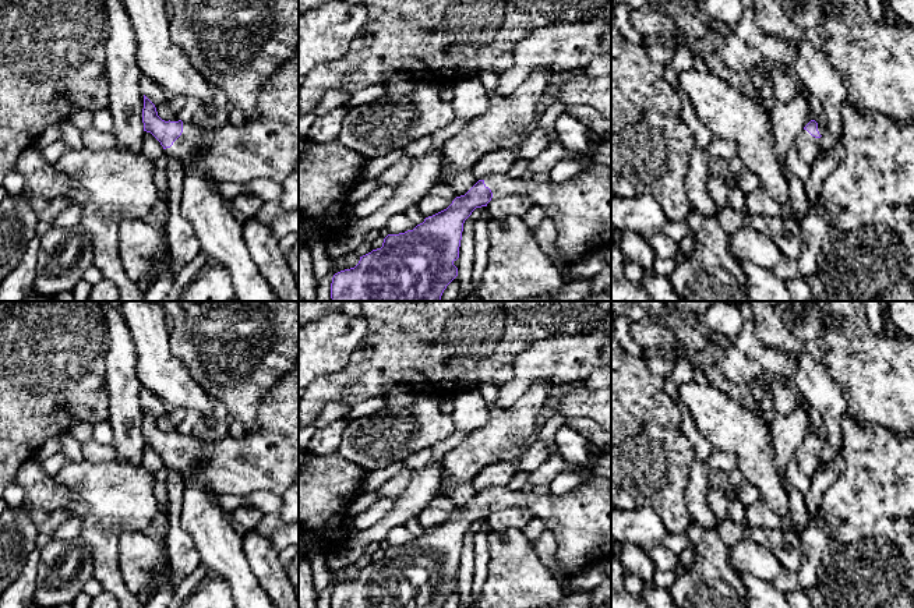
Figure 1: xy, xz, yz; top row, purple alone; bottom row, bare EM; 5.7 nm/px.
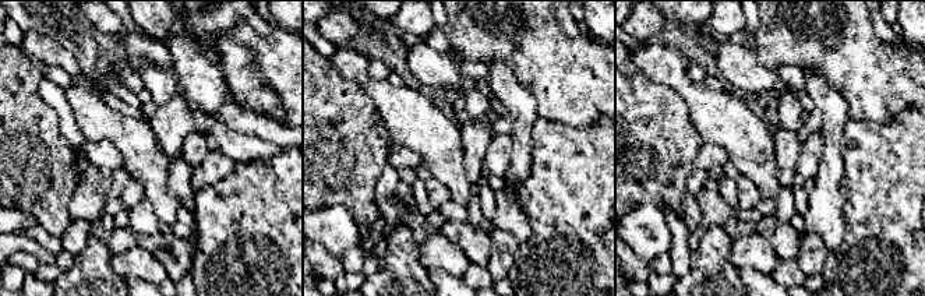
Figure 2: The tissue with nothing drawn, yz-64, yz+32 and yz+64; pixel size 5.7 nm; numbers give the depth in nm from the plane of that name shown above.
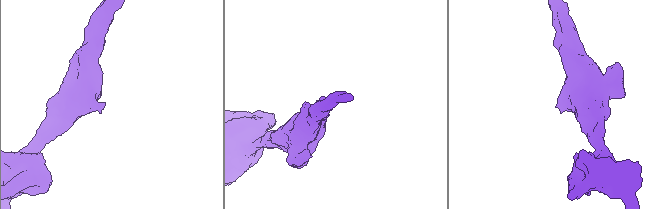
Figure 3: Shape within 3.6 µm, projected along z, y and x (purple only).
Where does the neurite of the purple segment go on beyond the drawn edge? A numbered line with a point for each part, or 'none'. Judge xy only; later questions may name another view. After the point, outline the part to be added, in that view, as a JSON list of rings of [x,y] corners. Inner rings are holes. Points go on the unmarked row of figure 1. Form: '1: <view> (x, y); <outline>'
1: xy (267, 459); [[[299,361],[262,399],[255,431],[247,431],[240,439],[226,436],[220,441],[183,434],[181,448],[165,463],[181,476],[191,467],[200,467],[211,488],[220,494],[269,491],[282,495],[287,491],[299,477]]]

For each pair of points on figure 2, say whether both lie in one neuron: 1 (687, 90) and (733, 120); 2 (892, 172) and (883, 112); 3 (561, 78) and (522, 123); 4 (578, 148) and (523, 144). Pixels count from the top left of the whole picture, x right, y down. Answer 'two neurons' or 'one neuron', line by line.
1: one neuron
2: two neurons
3: two neurons
4: two neurons

